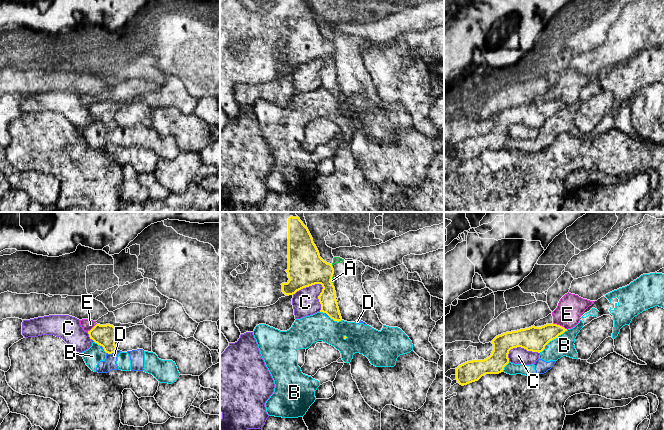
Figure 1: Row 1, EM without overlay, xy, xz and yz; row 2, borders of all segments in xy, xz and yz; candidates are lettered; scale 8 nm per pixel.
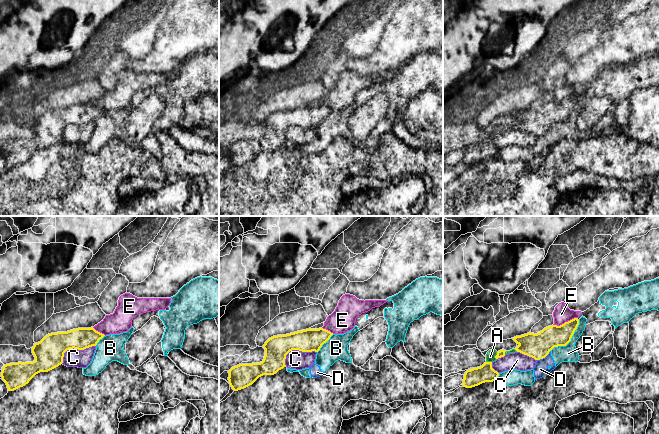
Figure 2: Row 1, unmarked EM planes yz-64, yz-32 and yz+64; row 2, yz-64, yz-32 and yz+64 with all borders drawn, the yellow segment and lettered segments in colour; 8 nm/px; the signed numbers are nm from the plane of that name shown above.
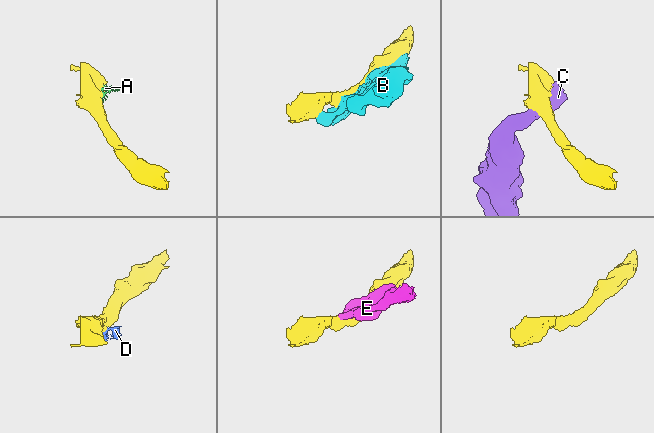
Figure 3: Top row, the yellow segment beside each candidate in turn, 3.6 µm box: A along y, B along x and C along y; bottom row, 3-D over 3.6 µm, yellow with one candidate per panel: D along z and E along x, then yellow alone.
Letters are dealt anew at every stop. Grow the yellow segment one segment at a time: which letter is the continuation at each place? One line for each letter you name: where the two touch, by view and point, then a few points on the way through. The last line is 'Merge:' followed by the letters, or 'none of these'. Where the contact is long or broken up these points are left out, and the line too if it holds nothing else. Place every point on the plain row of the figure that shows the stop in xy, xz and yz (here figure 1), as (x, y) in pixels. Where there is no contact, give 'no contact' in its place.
Merge: none of these

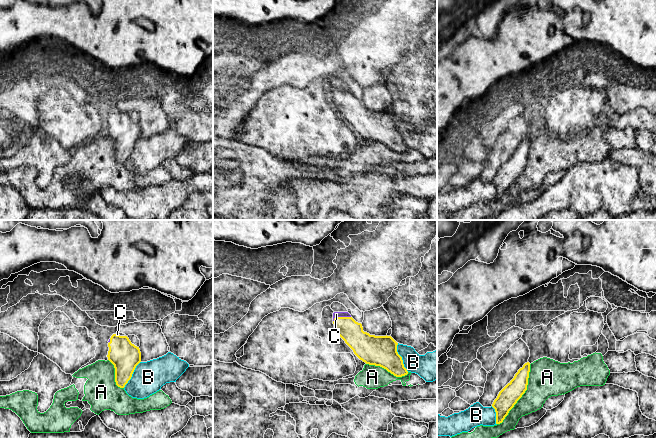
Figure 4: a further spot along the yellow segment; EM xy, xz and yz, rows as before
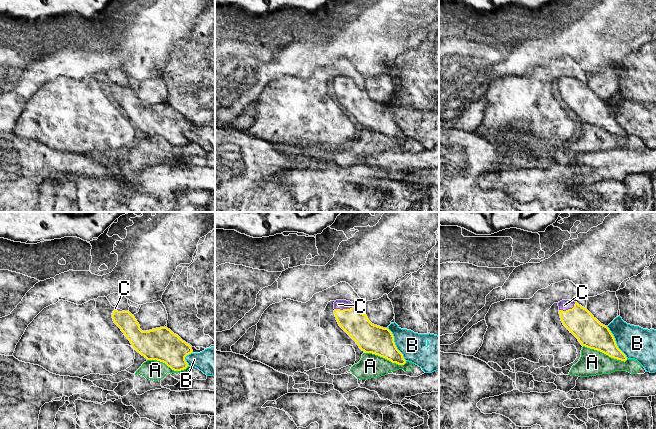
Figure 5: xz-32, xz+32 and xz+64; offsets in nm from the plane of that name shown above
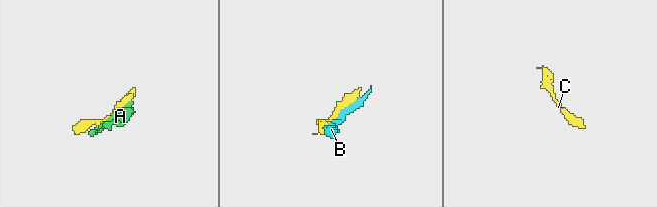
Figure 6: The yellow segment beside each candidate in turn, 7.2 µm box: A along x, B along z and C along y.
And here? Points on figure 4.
C: meets yellow in xz at (340, 93); runs through xz (347, 104), (340, 93), (336, 90)
Merge: C

